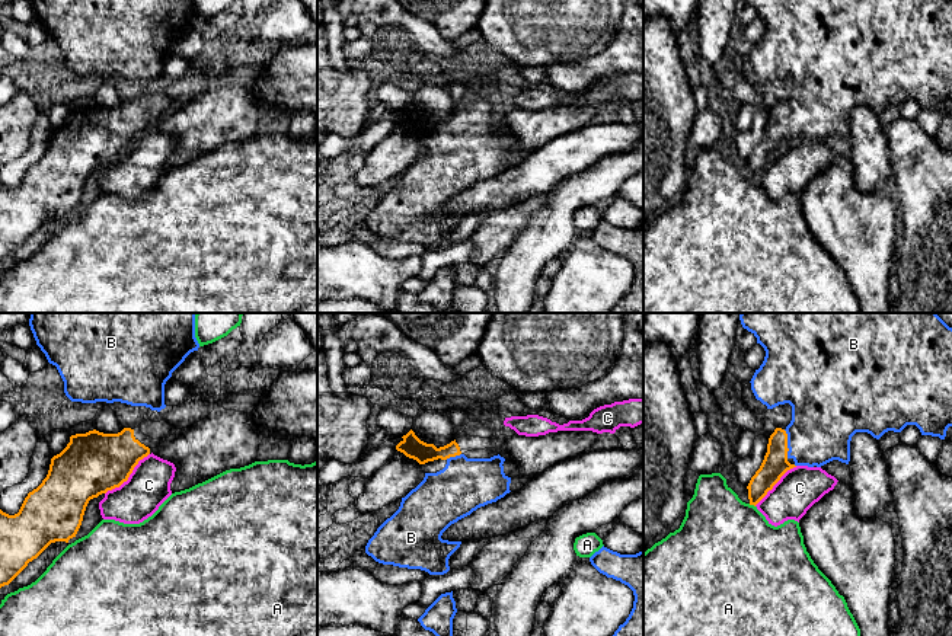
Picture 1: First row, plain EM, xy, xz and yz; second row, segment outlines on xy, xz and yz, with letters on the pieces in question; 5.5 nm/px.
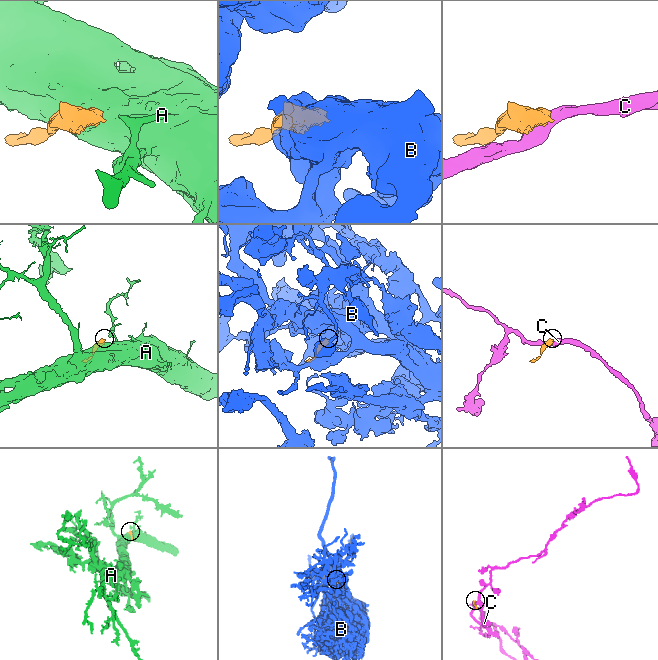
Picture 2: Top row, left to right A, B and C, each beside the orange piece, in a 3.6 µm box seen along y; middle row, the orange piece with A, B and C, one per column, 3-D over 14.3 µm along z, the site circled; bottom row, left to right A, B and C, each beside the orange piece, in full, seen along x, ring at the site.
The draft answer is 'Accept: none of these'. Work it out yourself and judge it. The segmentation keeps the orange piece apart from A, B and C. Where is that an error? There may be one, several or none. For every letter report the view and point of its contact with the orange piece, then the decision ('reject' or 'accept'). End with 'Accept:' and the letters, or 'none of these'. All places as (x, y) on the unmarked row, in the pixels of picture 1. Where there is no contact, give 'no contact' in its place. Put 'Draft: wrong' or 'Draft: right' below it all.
A: yz (751, 178) | reject
B: yz (786, 118) | accept
C: xy (128, 150) | reject
Accept: B
Draft: wrong

